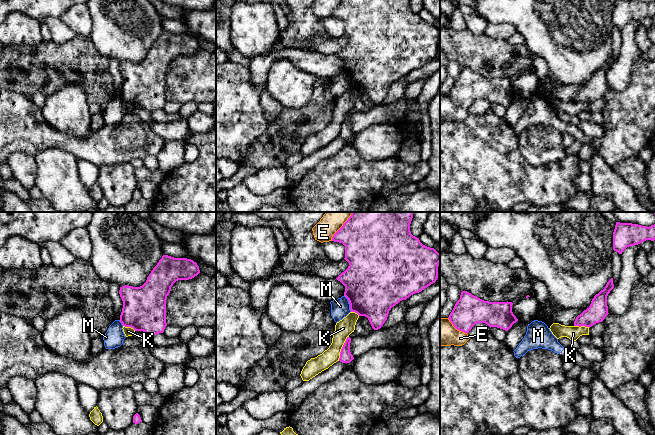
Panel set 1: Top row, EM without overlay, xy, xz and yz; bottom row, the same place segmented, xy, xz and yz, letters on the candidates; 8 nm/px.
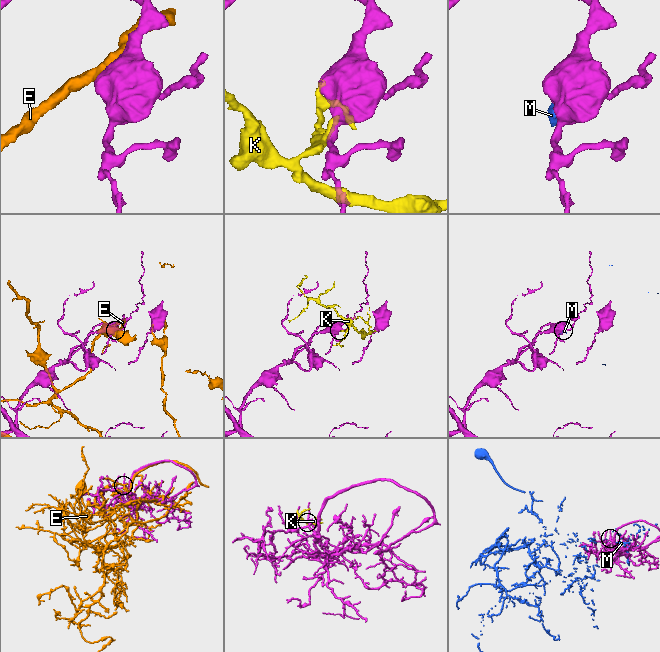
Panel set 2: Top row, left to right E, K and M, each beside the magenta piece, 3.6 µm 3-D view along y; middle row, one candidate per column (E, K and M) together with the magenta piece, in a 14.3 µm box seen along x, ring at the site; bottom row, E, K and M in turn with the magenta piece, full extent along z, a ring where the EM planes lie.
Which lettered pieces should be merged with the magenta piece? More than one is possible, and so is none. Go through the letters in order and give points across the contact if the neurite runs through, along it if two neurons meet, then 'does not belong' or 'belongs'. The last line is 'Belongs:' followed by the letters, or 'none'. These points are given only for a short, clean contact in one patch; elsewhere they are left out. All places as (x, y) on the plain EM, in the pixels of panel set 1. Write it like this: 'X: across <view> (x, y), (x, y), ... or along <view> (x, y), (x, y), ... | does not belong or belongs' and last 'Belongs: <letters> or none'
E: does not belong
K: does not belong
M: along xz (344, 71), (351, 87) | does not belong
Belongs: none

